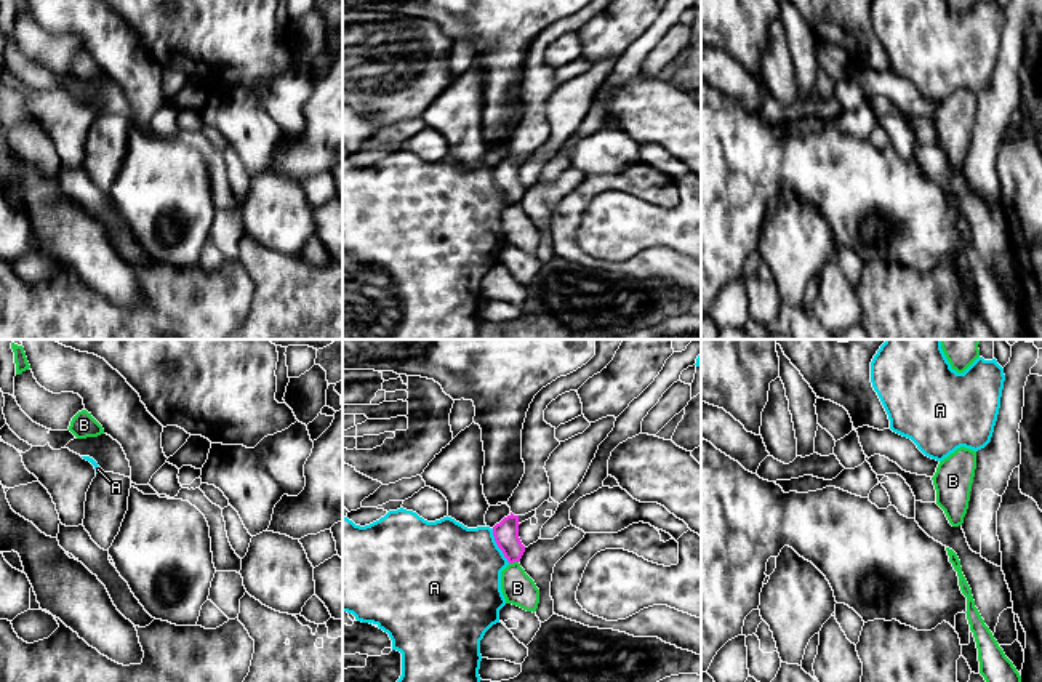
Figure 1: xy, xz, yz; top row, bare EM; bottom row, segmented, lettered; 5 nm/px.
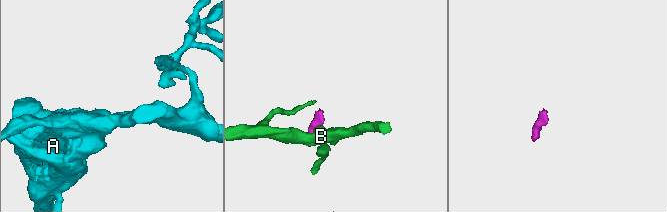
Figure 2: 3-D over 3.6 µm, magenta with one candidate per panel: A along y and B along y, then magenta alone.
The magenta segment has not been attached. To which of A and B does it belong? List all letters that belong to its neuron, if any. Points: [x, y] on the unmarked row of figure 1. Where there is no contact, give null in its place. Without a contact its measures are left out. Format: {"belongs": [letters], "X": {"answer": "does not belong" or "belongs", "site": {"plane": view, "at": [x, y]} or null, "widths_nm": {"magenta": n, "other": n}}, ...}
{"belongs": [], "A": {"answer": "does not belong", "site": {"plane": "xz", "at": [498, 188]}, "widths_nm": {"magenta": 130, "other": 460}}, "B": {"answer": "does not belong", "site": {"plane": "xz", "at": [512, 204]}, "widths_nm": {"magenta": 130, "other": 160}}}

